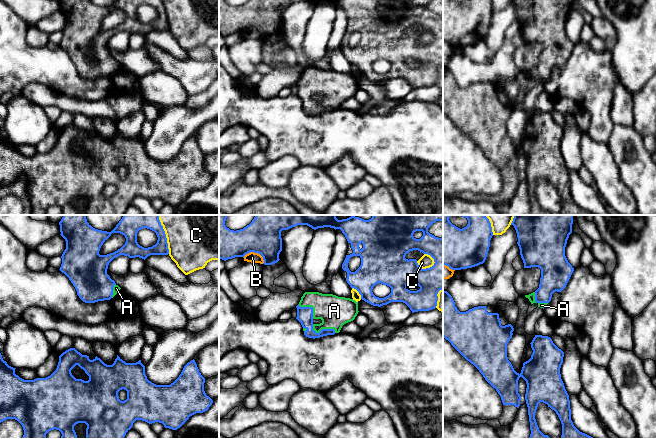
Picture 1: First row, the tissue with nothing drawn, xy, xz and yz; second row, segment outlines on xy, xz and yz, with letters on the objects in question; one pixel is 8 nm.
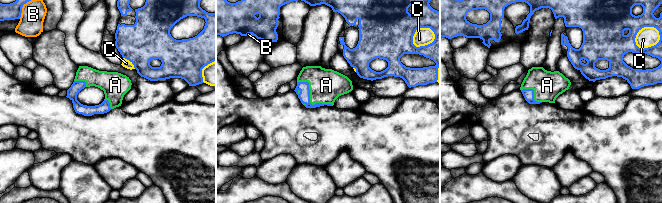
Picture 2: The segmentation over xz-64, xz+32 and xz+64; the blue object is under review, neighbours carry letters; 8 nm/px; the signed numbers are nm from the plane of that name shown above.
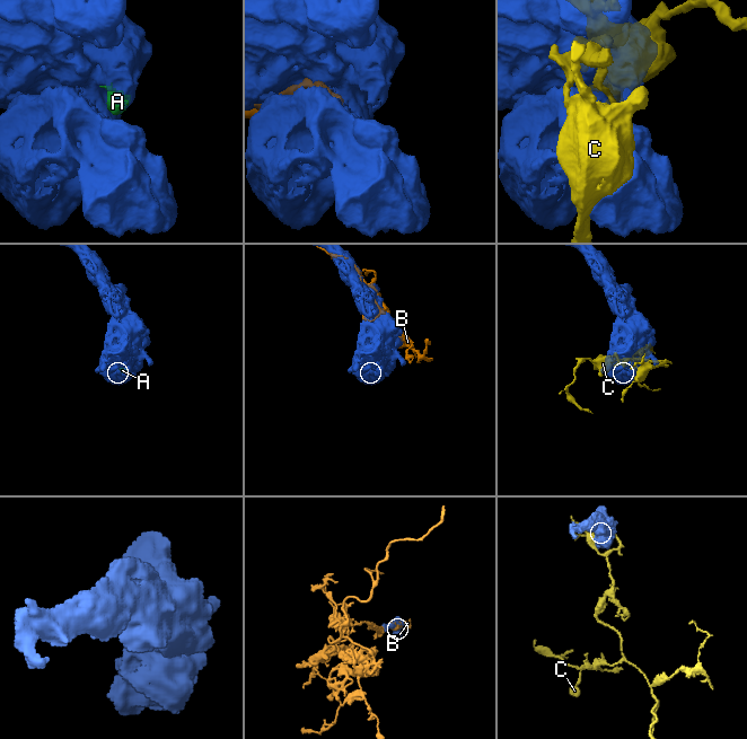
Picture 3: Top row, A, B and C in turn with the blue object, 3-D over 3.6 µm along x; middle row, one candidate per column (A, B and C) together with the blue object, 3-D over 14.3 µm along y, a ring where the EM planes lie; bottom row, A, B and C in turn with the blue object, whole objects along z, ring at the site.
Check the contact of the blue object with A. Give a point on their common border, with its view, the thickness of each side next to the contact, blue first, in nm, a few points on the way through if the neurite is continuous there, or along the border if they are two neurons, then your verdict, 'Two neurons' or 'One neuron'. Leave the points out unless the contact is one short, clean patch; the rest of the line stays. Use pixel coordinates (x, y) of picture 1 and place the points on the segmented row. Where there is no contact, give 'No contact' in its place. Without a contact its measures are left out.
Touches blue at xz (322, 329). Thickness 130 nm (blue) against 240 nm. One neuron

